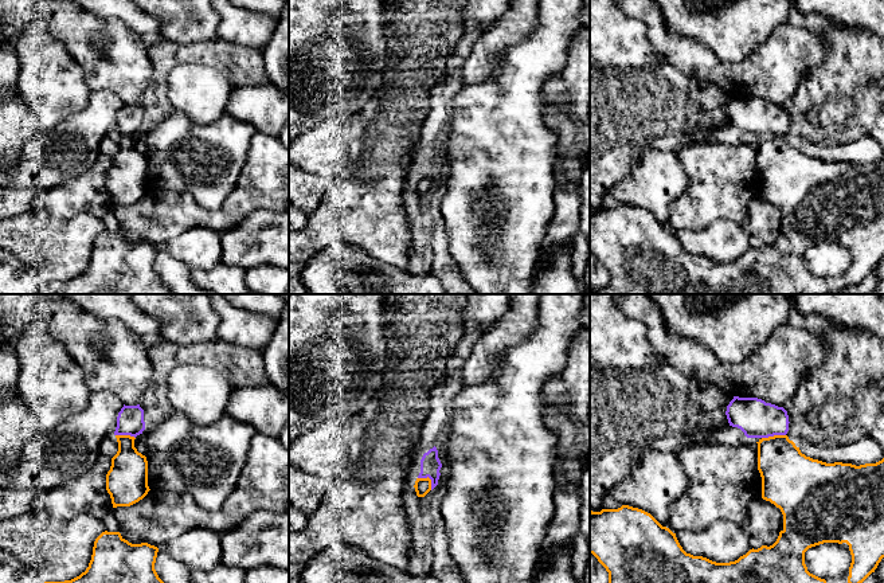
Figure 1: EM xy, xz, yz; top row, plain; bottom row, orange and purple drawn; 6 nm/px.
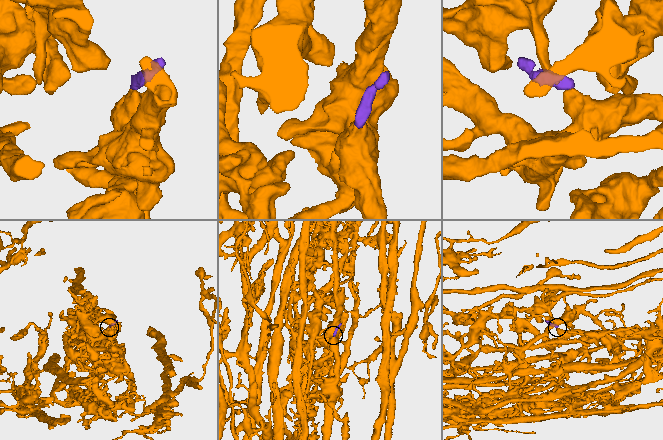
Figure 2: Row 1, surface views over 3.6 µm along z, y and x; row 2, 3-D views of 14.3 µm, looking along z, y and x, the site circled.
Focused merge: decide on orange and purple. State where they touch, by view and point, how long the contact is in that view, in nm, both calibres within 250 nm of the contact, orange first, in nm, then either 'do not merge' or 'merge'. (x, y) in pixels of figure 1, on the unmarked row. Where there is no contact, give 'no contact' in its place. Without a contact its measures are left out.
yz (774, 135) | 150 nm | 320/220 nm | merge

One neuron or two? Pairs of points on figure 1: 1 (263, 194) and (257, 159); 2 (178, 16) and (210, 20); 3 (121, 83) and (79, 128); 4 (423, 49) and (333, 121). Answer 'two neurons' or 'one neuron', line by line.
1: one neuron
2: one neuron
3: two neurons
4: two neurons

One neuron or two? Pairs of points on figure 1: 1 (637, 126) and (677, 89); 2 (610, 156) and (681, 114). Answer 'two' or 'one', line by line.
1: one
2: one

